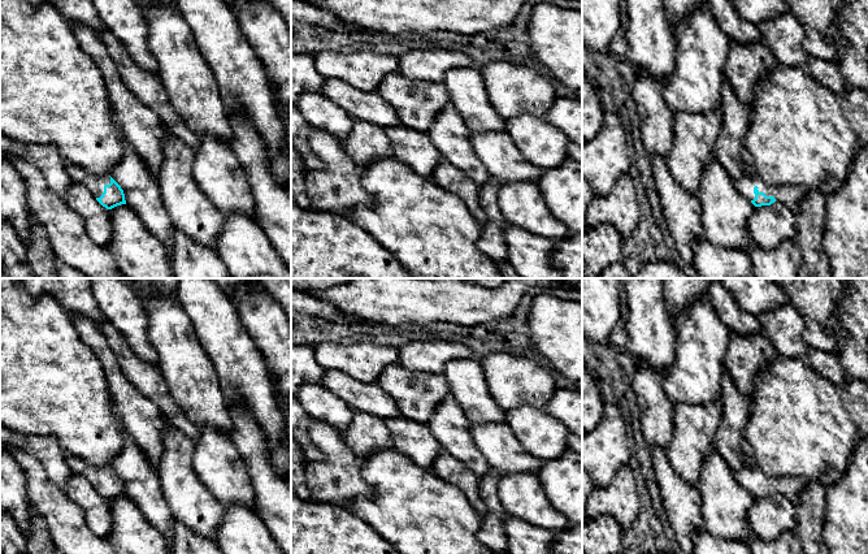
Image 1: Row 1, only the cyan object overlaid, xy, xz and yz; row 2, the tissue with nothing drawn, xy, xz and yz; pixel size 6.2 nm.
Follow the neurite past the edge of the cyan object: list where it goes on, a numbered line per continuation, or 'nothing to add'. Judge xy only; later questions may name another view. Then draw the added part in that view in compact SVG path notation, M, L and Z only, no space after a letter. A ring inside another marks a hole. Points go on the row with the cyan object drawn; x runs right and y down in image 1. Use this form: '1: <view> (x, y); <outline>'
1: xy (95, 184); M66 163L66 172L74 182L82 183L87 187L95 198L100 198L104 192L104 186L110 183L109 174L94 176L86 169L82 169L74 164Z

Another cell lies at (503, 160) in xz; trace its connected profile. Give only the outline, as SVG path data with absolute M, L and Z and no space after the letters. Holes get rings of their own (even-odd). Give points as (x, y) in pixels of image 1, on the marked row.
M473 131L470 143L486 170L500 185L512 182L535 182L543 170L526 160L505 131Z

